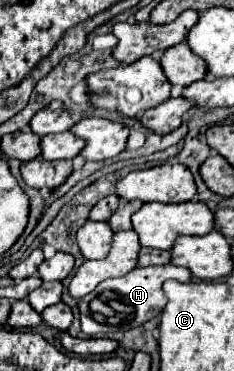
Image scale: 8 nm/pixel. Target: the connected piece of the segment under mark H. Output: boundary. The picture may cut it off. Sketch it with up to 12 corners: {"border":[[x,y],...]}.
{"border":[[173,264],[133,268],[79,300],[87,338],[125,332],[163,310]]}

